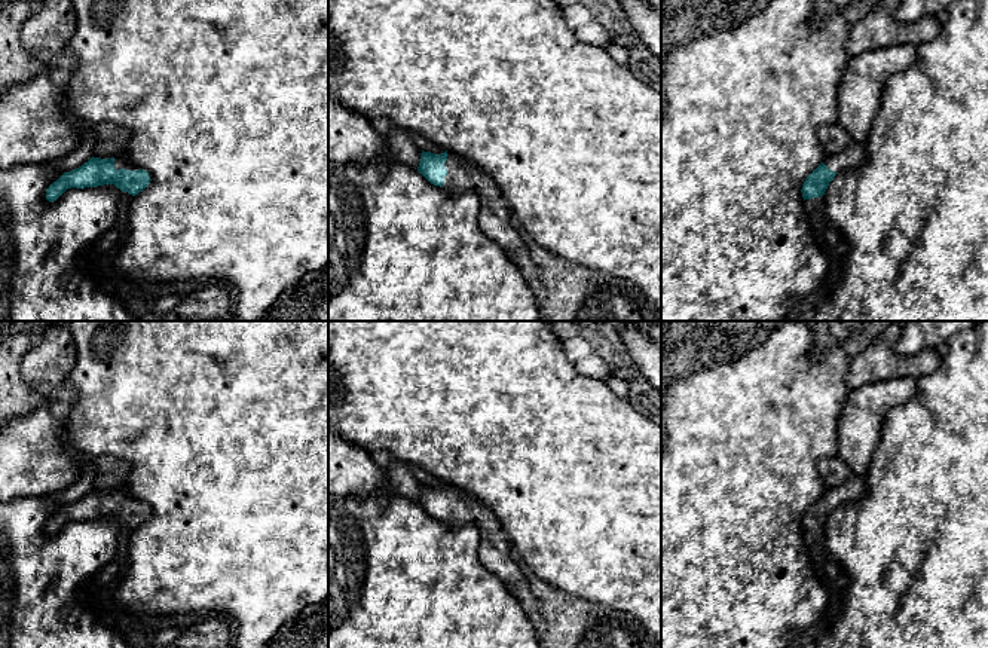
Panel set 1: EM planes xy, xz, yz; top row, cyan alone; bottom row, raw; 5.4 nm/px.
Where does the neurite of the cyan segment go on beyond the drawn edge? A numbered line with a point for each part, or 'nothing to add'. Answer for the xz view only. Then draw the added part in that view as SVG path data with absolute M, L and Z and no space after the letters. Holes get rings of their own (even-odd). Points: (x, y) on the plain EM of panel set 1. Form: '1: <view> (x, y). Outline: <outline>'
1: xz (462, 509). Outline: M447 485L444 499L447 508L443 520L455 526L474 525L480 531L480 562L507 586L536 623L539 603L520 565L511 556L511 542L498 517L480 499L453 485Z

